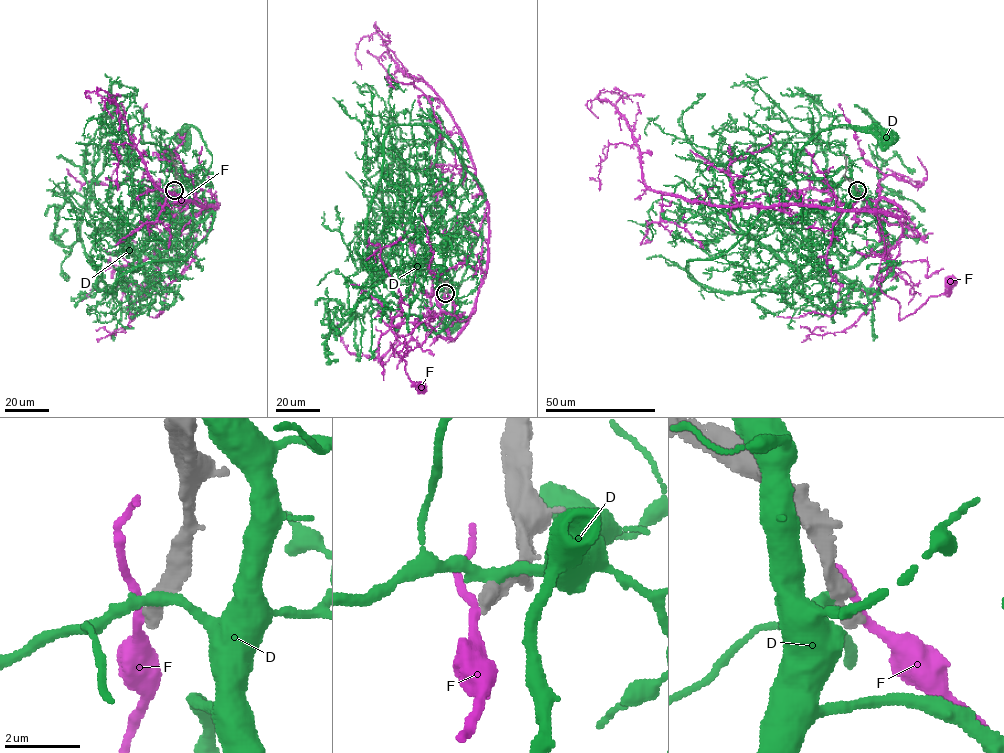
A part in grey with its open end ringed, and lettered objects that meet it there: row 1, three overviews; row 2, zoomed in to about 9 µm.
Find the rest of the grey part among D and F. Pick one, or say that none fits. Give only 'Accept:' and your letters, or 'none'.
Accept: none

